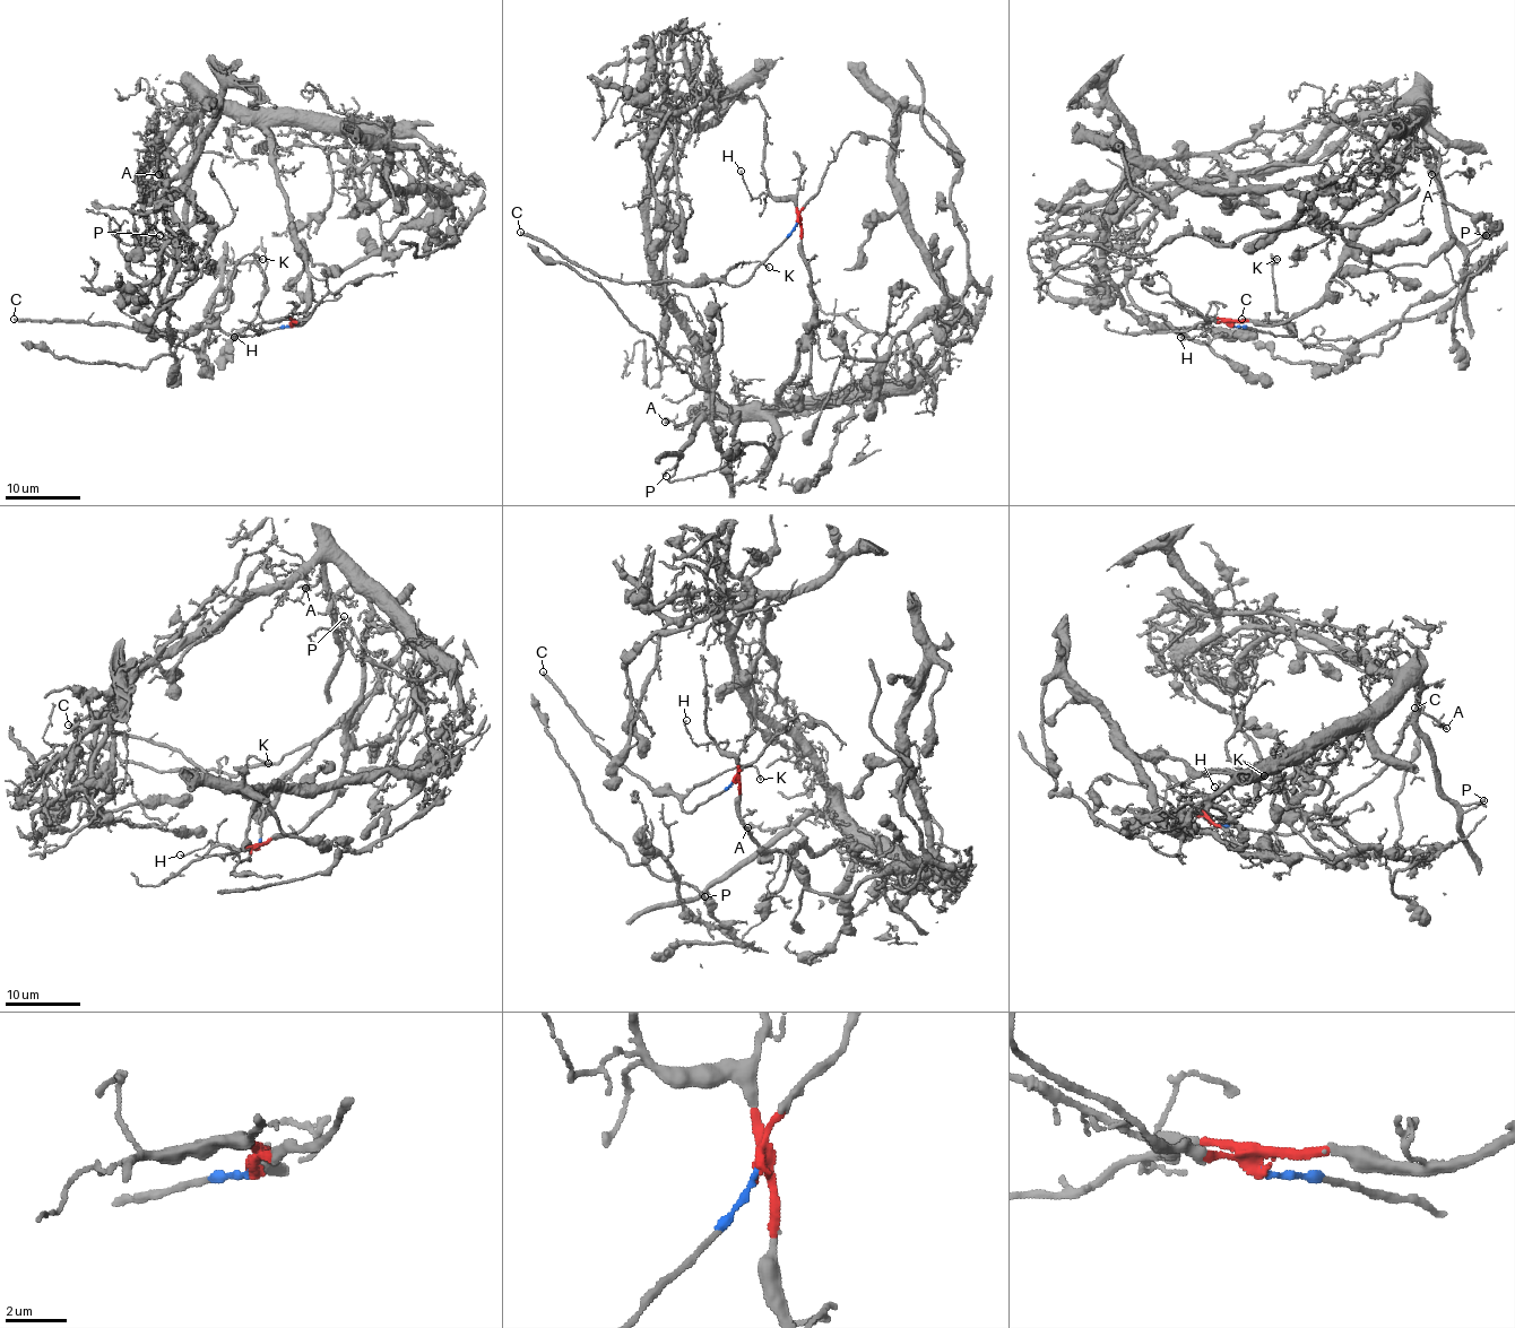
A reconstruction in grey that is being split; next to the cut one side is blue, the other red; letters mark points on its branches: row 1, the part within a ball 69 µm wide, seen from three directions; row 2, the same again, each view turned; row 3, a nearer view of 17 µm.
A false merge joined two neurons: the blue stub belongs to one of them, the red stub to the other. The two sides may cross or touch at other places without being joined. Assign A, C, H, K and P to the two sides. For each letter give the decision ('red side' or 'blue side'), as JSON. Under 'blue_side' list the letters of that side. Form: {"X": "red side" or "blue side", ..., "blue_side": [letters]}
{"A": "red side", "C": "blue side", "H": "red side", "K": "blue side", "P": "red side", "blue_side": ["C", "K"]}

